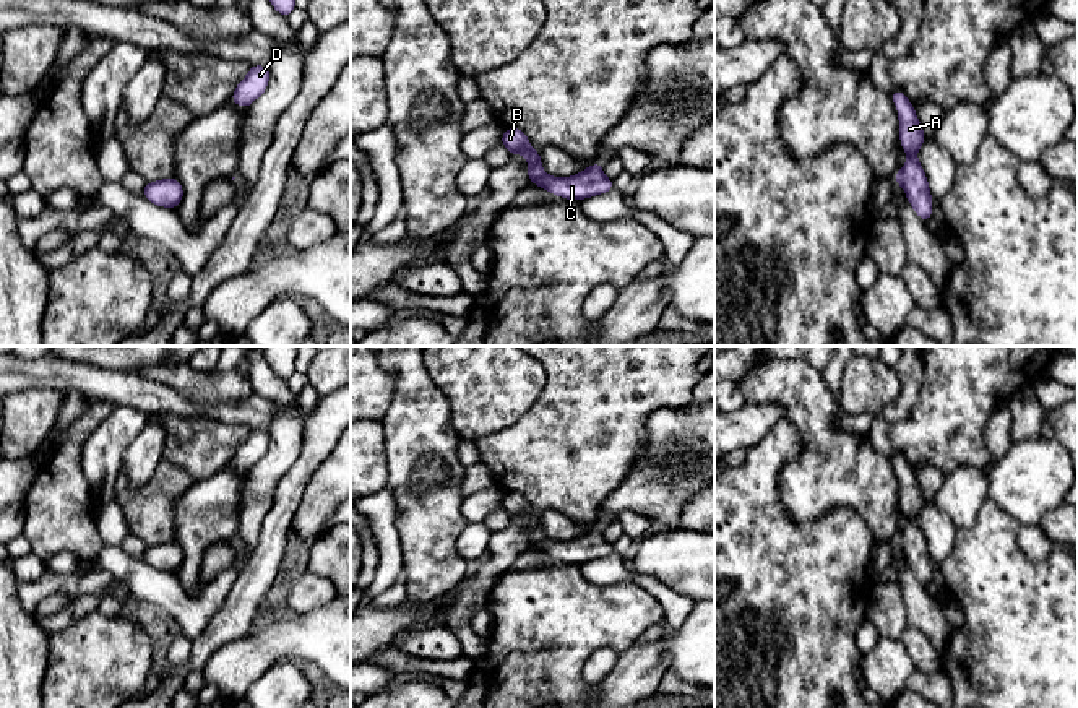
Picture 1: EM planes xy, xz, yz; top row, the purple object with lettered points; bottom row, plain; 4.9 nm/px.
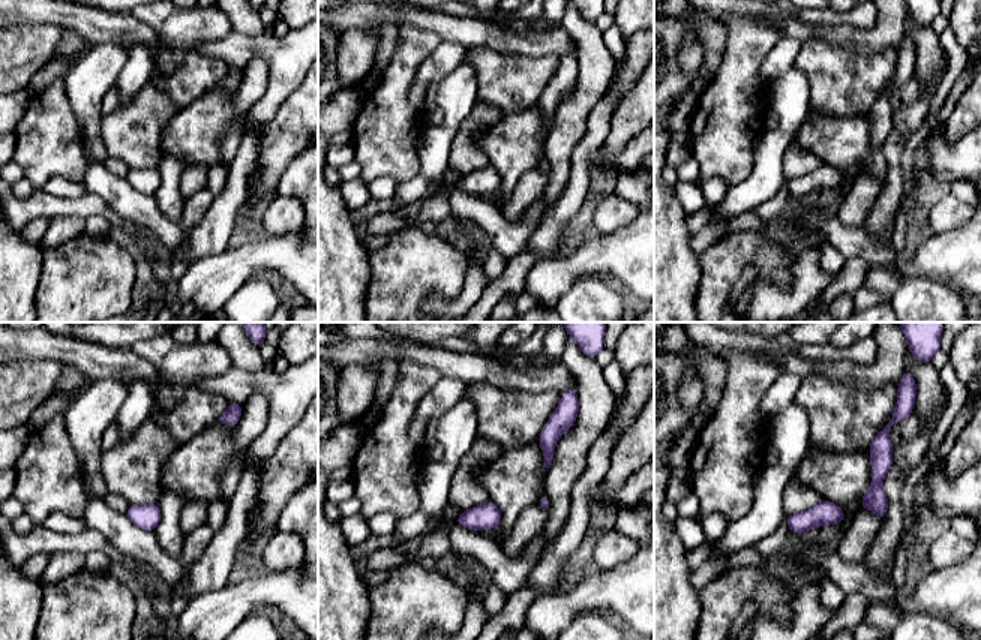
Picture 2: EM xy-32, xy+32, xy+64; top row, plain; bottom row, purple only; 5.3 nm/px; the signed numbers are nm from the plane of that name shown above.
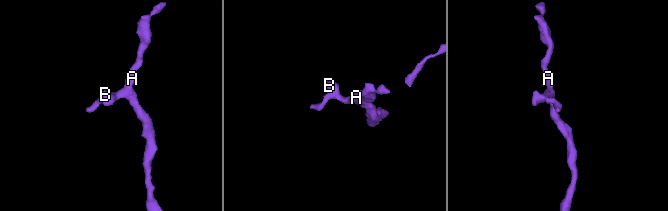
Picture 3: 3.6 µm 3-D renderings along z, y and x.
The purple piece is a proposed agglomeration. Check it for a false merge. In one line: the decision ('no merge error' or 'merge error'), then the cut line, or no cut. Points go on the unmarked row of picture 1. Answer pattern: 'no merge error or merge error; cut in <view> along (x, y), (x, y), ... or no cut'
no merge error; no cut

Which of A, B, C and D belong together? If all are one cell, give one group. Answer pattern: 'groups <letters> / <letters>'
groups A B C D

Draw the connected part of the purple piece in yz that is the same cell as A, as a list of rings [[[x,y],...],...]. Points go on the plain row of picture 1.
[[[895,453],[891,456],[891,464],[898,469],[899,482],[899,503],[901,512],[908,518],[908,526],[893,541],[899,547],[906,562],[922,585],[932,583],[932,559],[929,555],[929,546],[924,537],[922,529],[916,520],[917,513],[925,503],[922,489],[914,476],[912,468],[908,464],[903,455]]]

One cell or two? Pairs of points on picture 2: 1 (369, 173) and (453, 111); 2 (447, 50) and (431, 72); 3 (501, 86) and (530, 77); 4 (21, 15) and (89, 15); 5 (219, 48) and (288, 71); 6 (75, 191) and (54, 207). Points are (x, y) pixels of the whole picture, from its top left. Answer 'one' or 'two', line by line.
1: two
2: one
3: one
4: one
5: one
6: two

